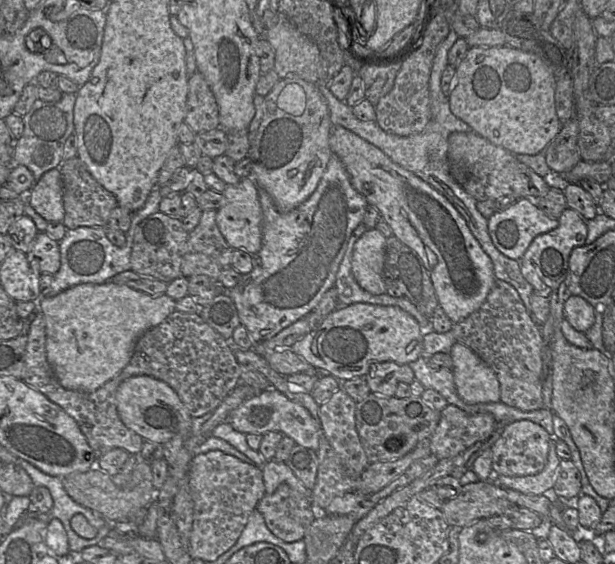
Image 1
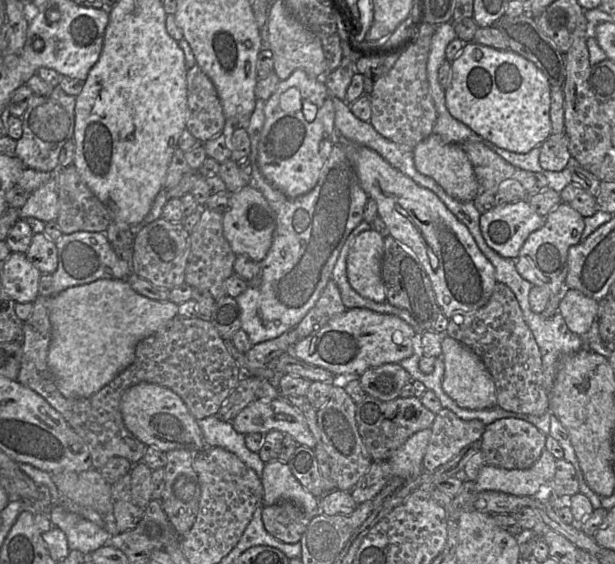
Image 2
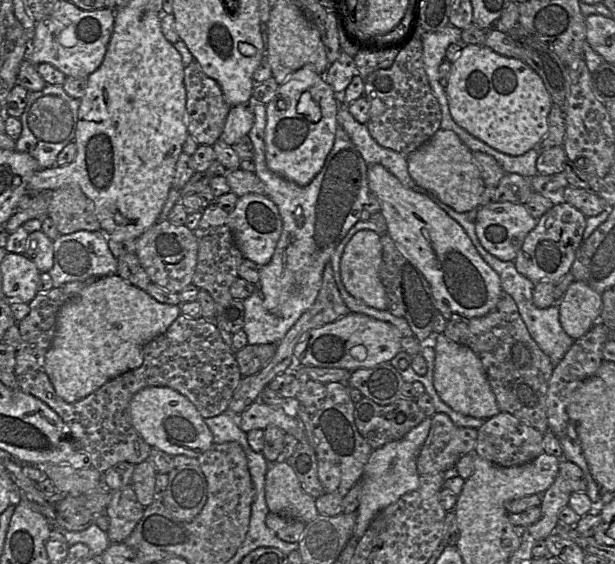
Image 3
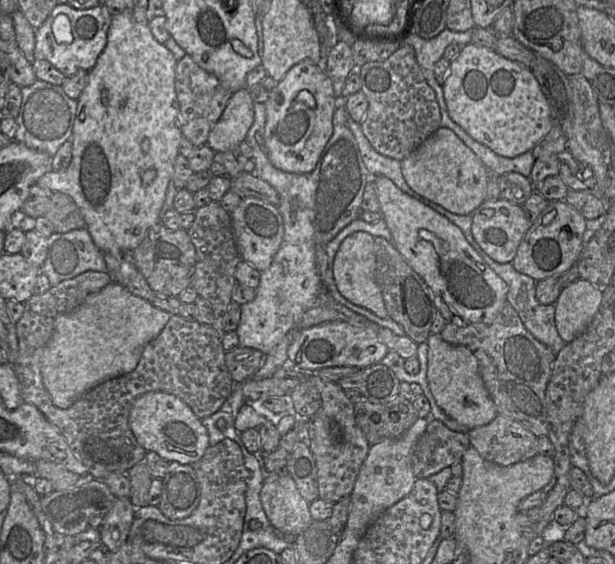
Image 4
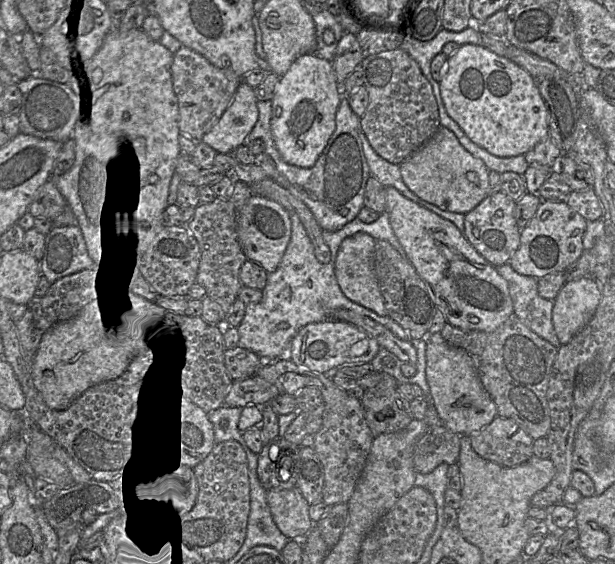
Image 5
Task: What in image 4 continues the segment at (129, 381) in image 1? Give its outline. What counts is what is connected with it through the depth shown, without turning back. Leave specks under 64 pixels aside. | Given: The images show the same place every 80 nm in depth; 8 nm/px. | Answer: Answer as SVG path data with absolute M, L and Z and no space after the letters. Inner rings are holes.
M150 391L140 395L132 405L129 426L147 452L156 452L169 462L196 465L211 446L202 419L180 398L166 392Z

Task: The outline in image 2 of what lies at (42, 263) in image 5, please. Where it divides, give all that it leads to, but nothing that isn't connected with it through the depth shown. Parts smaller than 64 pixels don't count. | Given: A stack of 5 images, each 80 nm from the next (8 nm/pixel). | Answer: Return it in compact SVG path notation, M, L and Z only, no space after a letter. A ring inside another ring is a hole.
M76 231L62 234L55 242L58 254L58 265L52 276L53 295L72 286L83 285L98 279L126 279L130 272L128 262L120 259L105 233Z

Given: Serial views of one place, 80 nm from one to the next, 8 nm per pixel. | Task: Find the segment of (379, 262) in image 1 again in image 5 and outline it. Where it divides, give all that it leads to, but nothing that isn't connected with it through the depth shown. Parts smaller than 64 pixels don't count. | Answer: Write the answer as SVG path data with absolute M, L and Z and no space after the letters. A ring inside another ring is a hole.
M364 232L345 238L336 256L335 275L342 292L348 299L372 310L379 316L386 316L384 299L374 269L375 241L373 237Z

